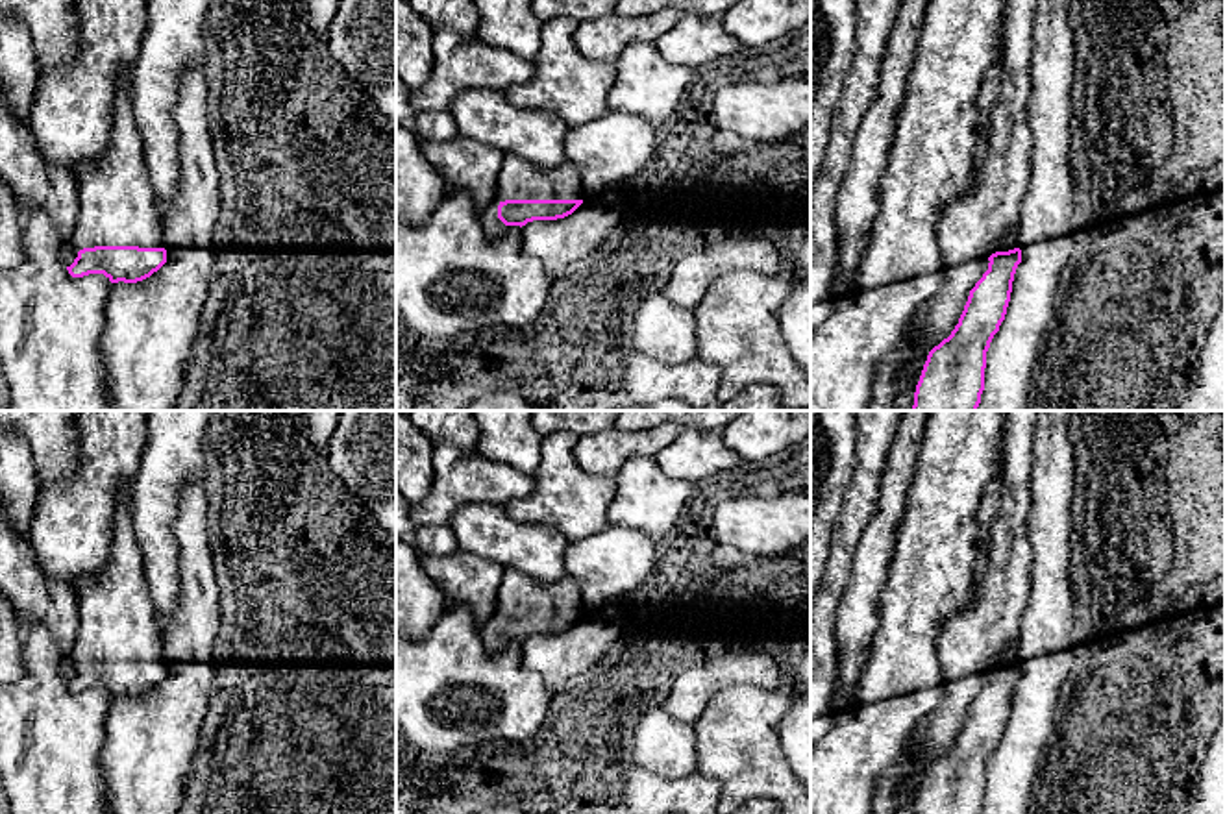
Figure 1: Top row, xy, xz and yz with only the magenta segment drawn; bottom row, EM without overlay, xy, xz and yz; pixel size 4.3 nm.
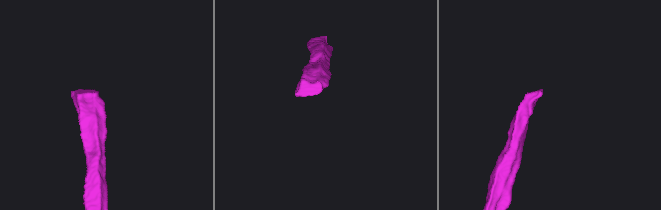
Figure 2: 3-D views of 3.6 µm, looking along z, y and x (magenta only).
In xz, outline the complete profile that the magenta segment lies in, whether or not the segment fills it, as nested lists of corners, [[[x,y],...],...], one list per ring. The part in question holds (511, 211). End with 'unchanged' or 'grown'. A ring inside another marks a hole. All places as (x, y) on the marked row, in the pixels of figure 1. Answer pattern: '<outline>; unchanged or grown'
[[[505,154],[498,196],[483,215],[483,224],[487,231],[500,233],[505,226],[557,220],[572,215],[585,200],[581,178],[568,163],[544,172]]]; grown

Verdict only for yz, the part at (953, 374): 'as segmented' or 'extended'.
extended

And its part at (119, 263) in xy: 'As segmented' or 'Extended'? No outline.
Extended

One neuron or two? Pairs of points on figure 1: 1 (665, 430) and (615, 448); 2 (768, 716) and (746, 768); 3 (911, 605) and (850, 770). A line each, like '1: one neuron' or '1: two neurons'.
1: one neuron
2: one neuron
3: one neuron

